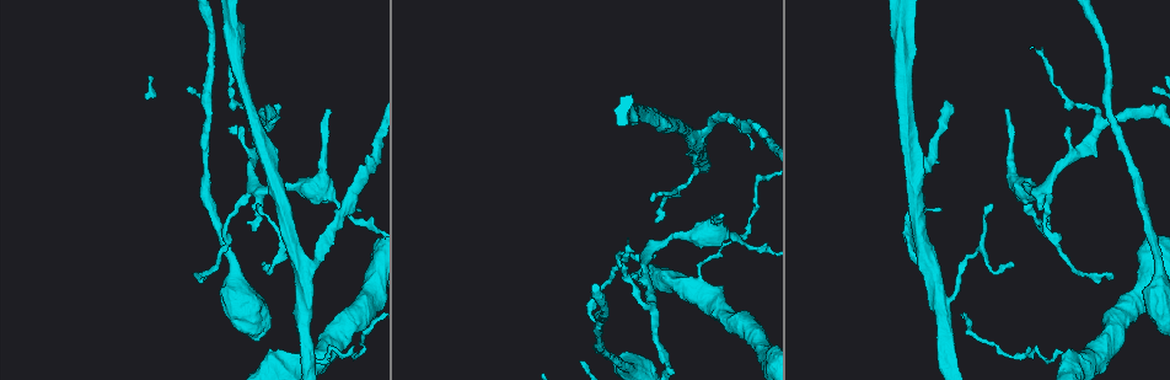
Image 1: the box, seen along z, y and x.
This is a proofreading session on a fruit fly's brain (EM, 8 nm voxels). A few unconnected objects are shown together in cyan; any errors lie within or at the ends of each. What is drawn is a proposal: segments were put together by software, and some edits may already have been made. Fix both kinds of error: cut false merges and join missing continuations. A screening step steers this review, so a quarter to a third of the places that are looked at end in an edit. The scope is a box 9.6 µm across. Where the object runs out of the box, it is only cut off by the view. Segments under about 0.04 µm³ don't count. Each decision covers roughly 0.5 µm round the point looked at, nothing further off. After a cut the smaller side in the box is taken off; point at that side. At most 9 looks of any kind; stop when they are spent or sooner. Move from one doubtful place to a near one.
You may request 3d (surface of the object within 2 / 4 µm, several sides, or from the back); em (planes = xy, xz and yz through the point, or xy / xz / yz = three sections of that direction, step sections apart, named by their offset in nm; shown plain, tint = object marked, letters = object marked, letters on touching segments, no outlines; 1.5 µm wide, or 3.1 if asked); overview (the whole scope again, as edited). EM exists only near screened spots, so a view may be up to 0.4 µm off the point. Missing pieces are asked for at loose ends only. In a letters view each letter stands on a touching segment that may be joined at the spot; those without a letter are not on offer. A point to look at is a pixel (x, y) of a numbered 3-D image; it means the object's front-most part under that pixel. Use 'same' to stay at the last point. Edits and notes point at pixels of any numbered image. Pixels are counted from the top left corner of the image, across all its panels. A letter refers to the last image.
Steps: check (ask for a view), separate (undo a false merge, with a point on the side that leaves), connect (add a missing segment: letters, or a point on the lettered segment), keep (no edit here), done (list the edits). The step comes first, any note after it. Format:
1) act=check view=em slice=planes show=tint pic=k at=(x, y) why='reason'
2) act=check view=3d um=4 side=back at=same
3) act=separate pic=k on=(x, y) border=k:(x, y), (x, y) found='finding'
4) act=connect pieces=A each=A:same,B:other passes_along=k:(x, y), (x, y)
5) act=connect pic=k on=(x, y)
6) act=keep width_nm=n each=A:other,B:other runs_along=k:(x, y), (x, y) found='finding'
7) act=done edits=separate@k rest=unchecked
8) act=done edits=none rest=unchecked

act=check view=em slice=planes show=plain pic=1 at=(1031, 46) why='tapers out'

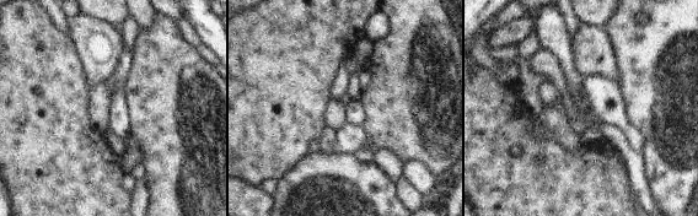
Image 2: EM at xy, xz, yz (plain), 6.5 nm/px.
act=check view=em slice=planes show=tint at=same why='with the object marked'

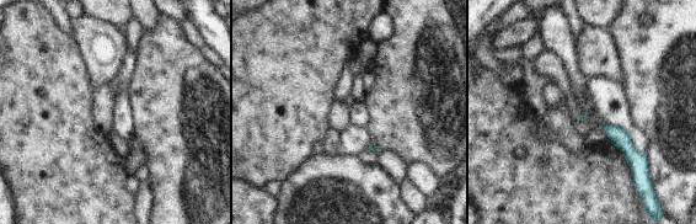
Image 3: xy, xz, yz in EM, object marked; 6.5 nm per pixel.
act=check view=em slice=planes show=letters at=same why='what lies round it'

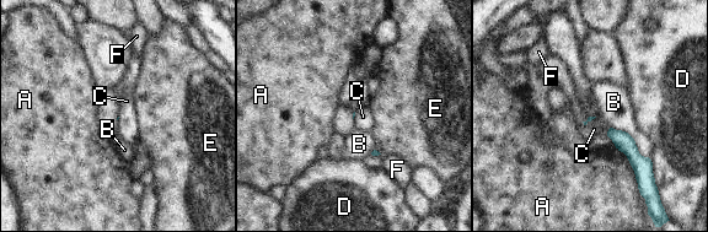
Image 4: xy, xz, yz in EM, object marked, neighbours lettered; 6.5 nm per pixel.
act=connect pieces=C each=A:other,B:other,C:same,D:other,E:other,F:other passes_along=4:(623, 141), (607, 131), (596, 127) found='it goes on there'

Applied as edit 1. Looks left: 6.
act=check view=3d um=4 pic=1 at=(1068, 126) why='free end'

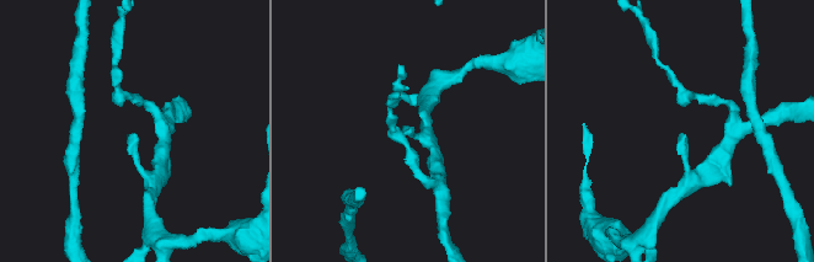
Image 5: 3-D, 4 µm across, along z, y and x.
act=check view=em slice=planes show=tint pic=5 at=(405, 133) why='need the tissue'

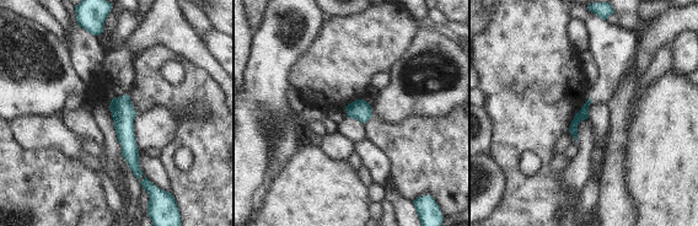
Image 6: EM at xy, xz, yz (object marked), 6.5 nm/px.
act=check view=em slice=planes show=letters at=same why='what lies round it'

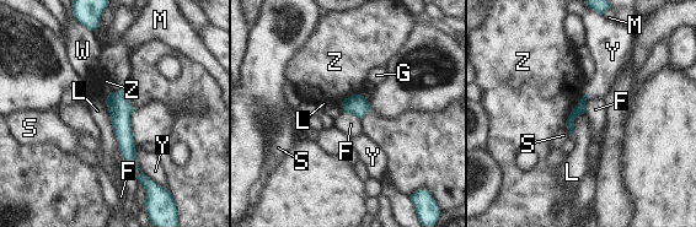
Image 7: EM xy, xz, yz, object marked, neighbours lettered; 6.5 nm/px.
act=keep each=F:other,G:other,L:other,M:other,S:other,W:other,Y:other,Z:other border=7:(343, 109), (360, 119) found='no lettered segment goes on from it'

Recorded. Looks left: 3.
act=check view=em slice=xy step=8 show=tint pic=1 at=(655, 220) why='branch stops here'

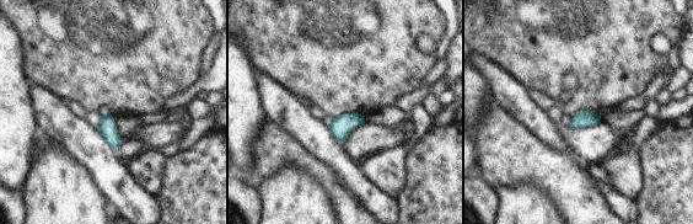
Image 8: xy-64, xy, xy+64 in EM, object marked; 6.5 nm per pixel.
act=check view=em slice=yz step=8 show=letters at=same

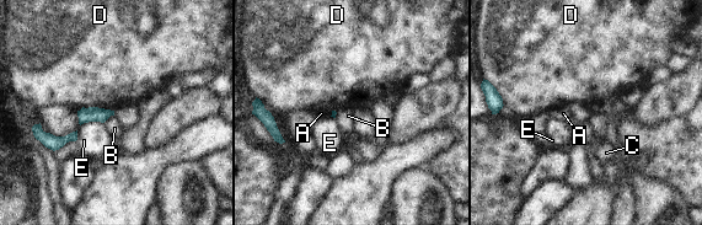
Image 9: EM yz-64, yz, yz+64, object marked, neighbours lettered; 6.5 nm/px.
act=keep longest_contact=D:240nm each=A:other,B:other,C:other,D:other,E:other border=9:(103, 122), (84, 122), (80, 126) found='no lettered segment goes on from it'

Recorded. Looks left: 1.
act=check view=em slice=planes show=letters pic=1 at=(358, 209) why='an open end'

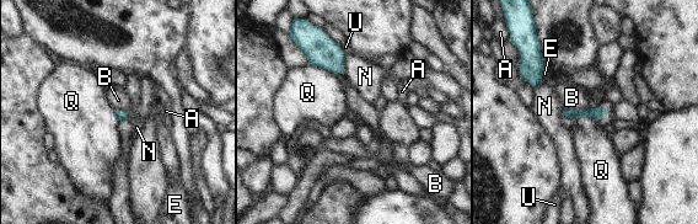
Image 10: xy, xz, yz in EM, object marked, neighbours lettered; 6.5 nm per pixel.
act=keep each=A:other,B:other,E:other,N:other,Q:other,U:other border=10:(309, 62), (333, 74) found='none of them fits'

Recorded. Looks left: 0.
act=done edits=connect@4 rest=unchecked

